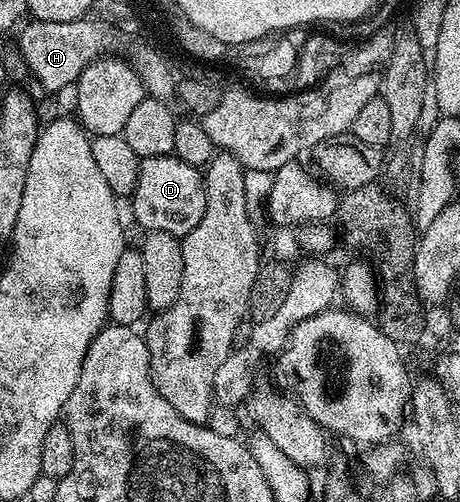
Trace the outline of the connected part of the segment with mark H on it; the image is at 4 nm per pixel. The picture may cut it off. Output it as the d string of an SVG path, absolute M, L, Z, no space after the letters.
M85 18L74 22L32 20L19 29L18 55L26 62L26 66L30 66L32 79L37 80L48 93L56 94L63 88L71 89L90 61L100 59L113 49L111 47L116 42L115 34L103 24L103 19L92 19Z

